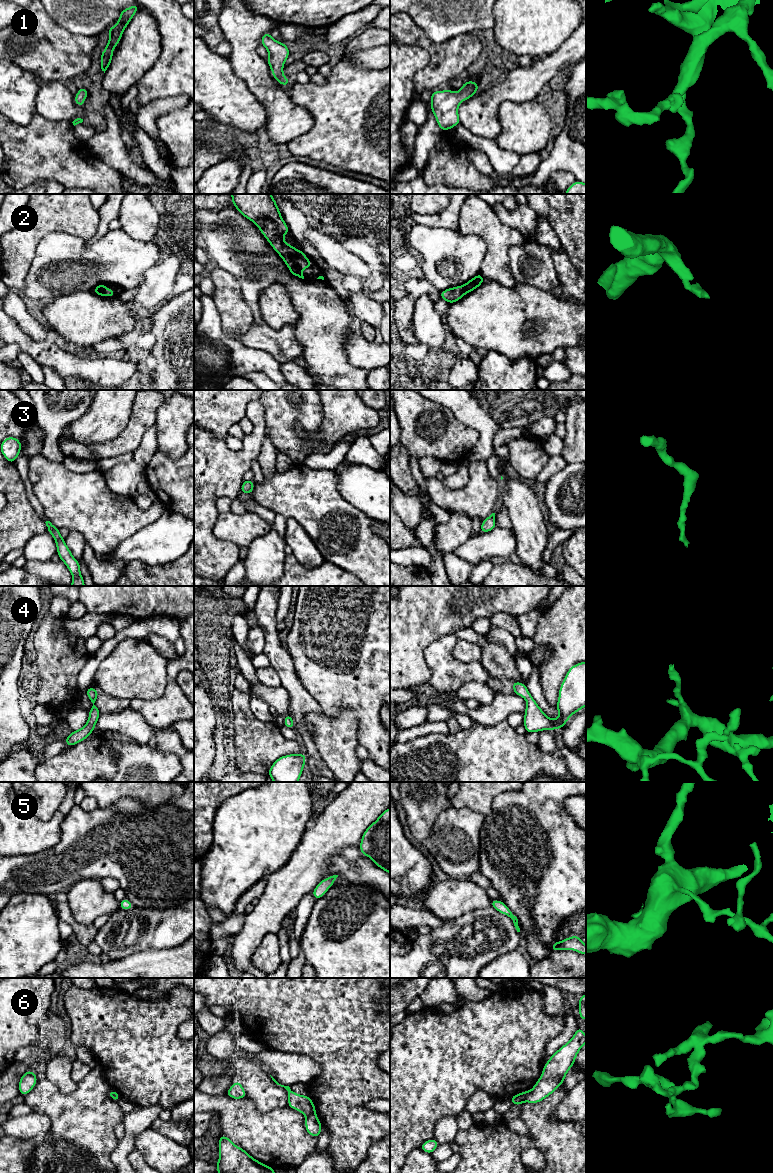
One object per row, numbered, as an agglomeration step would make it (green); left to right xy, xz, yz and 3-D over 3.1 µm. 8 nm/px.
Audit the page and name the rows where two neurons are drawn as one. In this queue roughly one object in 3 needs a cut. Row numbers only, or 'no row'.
6

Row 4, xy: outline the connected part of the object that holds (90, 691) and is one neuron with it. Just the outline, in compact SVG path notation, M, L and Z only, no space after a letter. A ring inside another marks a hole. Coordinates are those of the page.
M89 687L85 693L88 695L93 707L89 710L89 719L86 725L79 730L73 731L68 737L64 739L69 747L74 746L76 743L83 741L91 735L101 714L95 705L97 696L99 694L98 690L93 687Z

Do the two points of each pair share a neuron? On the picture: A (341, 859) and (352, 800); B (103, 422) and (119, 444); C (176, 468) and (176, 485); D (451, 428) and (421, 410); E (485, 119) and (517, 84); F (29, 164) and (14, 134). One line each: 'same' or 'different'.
A: different
B: different
C: same
D: same
E: same
F: same

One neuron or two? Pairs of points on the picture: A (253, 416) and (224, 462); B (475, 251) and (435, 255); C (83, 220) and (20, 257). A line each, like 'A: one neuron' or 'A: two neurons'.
A: one neuron
B: one neuron
C: one neuron

